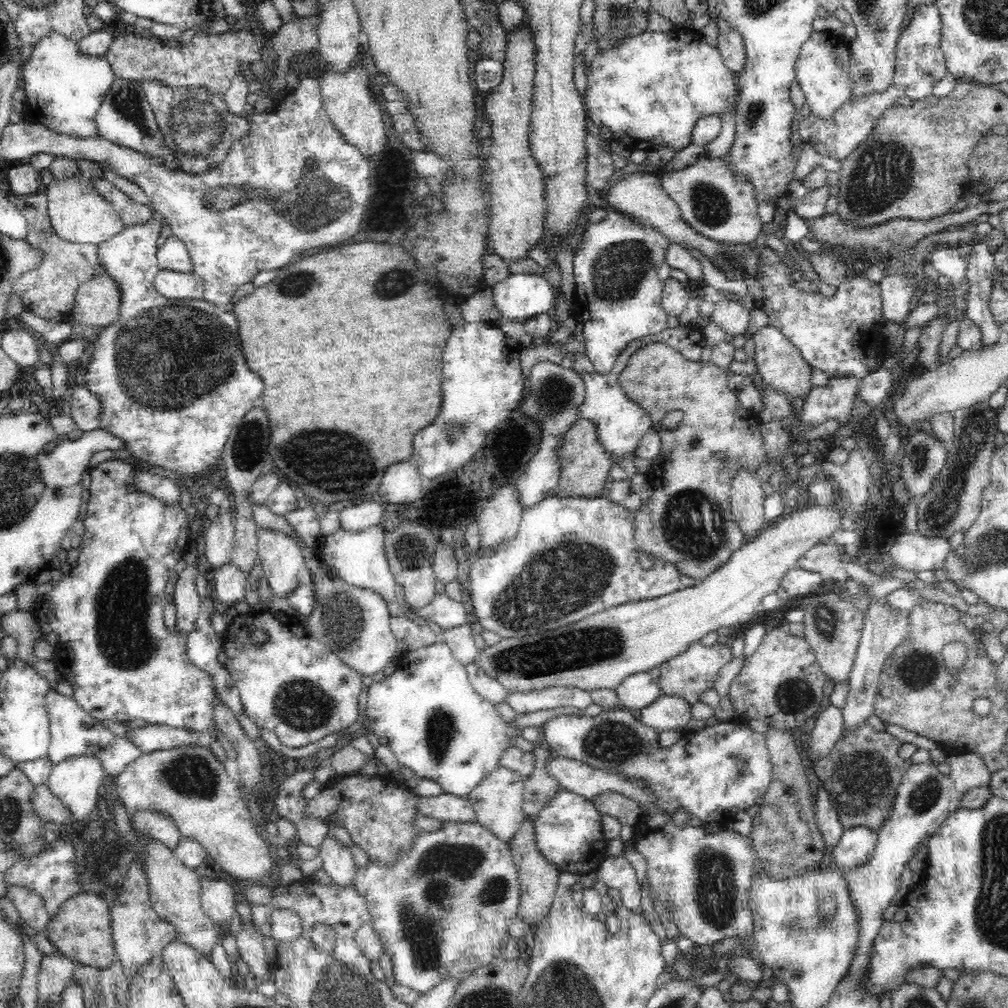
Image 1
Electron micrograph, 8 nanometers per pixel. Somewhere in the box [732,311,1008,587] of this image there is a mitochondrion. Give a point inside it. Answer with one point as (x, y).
(940, 514)

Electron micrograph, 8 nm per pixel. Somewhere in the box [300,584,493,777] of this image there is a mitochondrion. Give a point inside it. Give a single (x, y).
(344, 622)

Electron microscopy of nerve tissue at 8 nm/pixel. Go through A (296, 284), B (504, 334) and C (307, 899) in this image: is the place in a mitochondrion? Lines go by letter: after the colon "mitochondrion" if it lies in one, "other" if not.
A: mitochondrion
B: other
C: other

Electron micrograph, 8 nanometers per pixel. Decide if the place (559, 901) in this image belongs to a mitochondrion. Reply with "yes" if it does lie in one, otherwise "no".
no

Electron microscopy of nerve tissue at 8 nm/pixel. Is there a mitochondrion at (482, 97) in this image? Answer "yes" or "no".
no

